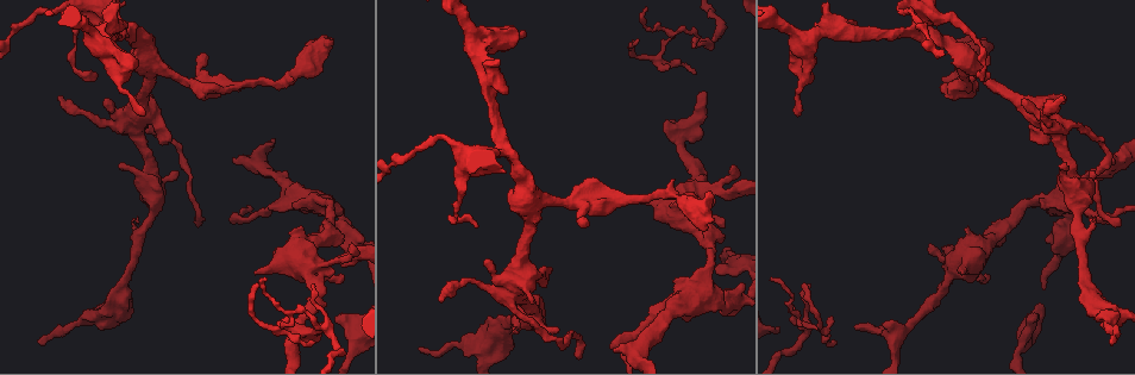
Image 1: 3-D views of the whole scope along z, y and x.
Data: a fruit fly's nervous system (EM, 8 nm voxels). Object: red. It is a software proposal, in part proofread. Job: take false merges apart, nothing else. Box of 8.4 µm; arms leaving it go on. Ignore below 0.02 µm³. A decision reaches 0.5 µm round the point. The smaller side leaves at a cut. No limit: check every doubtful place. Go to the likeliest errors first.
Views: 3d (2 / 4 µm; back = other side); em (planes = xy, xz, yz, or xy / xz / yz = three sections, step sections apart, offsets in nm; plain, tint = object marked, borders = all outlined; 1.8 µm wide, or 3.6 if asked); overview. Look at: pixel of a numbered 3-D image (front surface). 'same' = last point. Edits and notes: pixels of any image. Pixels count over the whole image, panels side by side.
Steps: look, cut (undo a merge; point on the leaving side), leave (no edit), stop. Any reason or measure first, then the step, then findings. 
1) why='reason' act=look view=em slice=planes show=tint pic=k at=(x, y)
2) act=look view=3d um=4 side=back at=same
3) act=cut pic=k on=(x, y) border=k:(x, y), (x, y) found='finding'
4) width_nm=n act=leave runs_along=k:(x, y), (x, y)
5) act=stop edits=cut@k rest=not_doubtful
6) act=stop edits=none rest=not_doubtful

why='sharp bend' act=look view=em slice=planes show=plain pic=1 at=(470, 43)

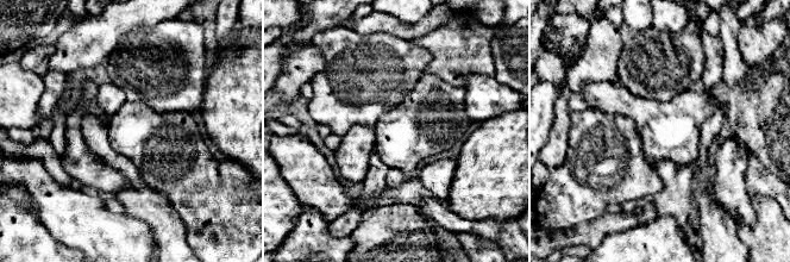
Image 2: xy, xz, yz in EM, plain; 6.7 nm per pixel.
why='with the object marked' act=look view=em slice=planes show=tint at=same

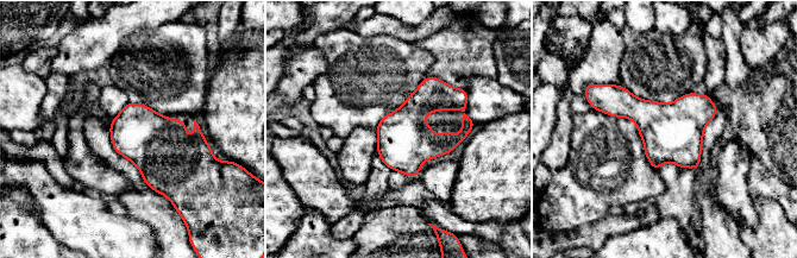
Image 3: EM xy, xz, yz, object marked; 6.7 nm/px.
act=leave found='all the same neuron'

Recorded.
why='a narrow waist' act=look view=em slice=planes show=plain pic=1 at=(202, 84)

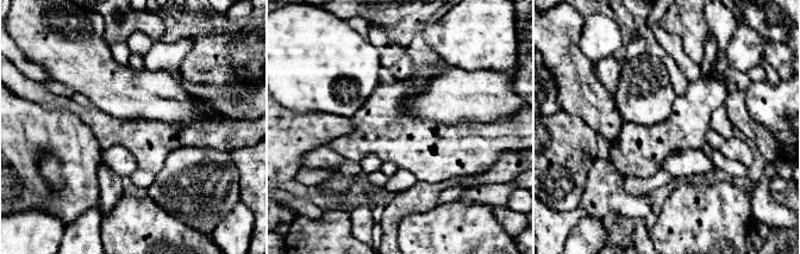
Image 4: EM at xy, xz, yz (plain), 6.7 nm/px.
act=look view=em slice=planes show=tint at=same

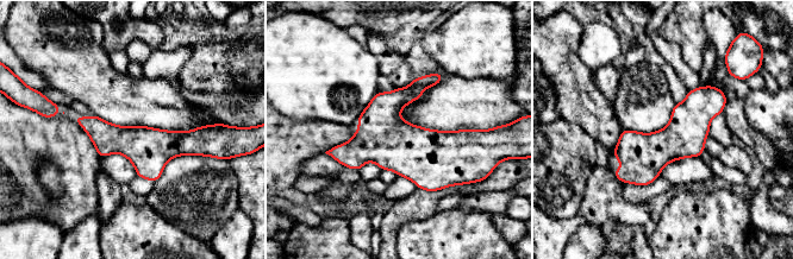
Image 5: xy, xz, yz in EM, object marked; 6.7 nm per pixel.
act=leave runs_along=5:(723, 98), (630, 172), (617, 172) found='one neuron here'

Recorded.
why='abrupt turn' act=look view=3d um=2 pic=1 at=(972, 62)

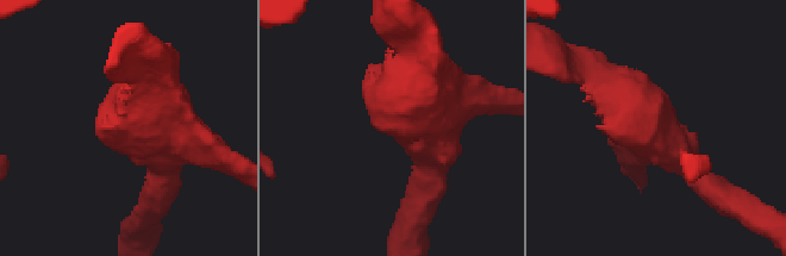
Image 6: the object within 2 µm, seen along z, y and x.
arms=3 why='now the EM' act=look view=em slice=planes show=tint pic=6 at=(428, 121)

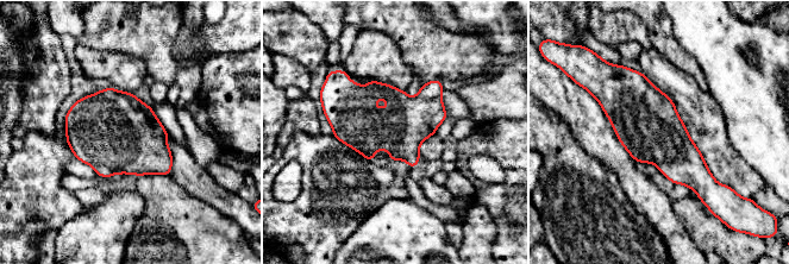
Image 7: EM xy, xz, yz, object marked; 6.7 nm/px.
act=leave found='continuous, no second neuron'

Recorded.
why='abrupt turn' act=look view=3d um=2 pic=1 at=(318, 200)

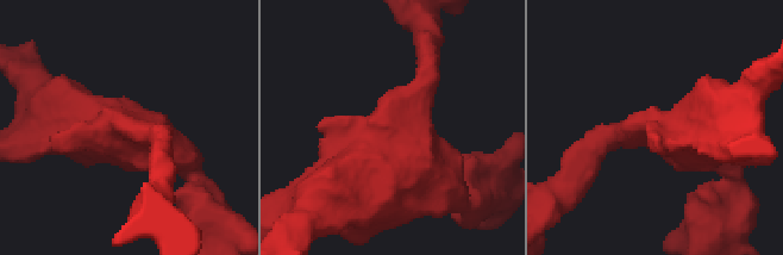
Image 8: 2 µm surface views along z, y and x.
arms=3 arm_widths_nm=200,220,420 why='now the EM' act=look view=em slice=planes show=tint pic=8 at=(400, 143)

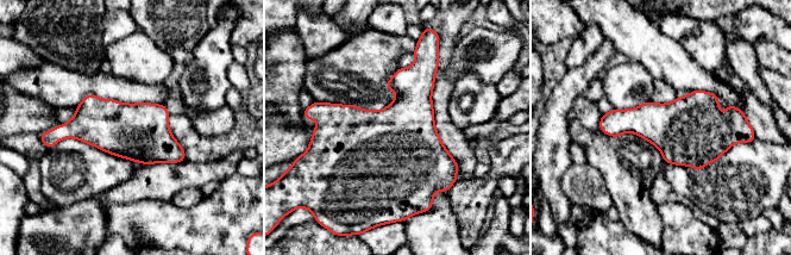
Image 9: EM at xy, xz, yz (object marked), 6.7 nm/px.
width_nm=380 act=leave found='continuous, no second neuron'

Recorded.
act=stop edits=none rest=not_doubtful

